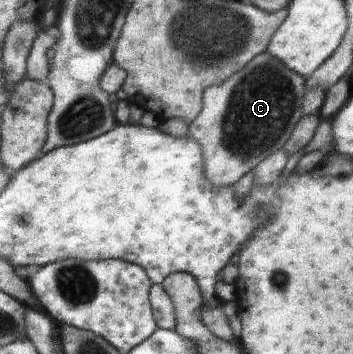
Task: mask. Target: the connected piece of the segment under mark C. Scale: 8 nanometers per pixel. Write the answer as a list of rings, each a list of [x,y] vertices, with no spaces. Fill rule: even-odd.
[[[264,51],[244,67],[244,71],[232,75],[228,83],[210,86],[203,95],[203,109],[198,117],[189,123],[187,136],[200,142],[203,150],[205,175],[213,186],[232,186],[240,177],[254,170],[269,155],[282,149],[291,134],[294,133],[298,120],[303,116],[303,99],[306,90],[306,78]]]

